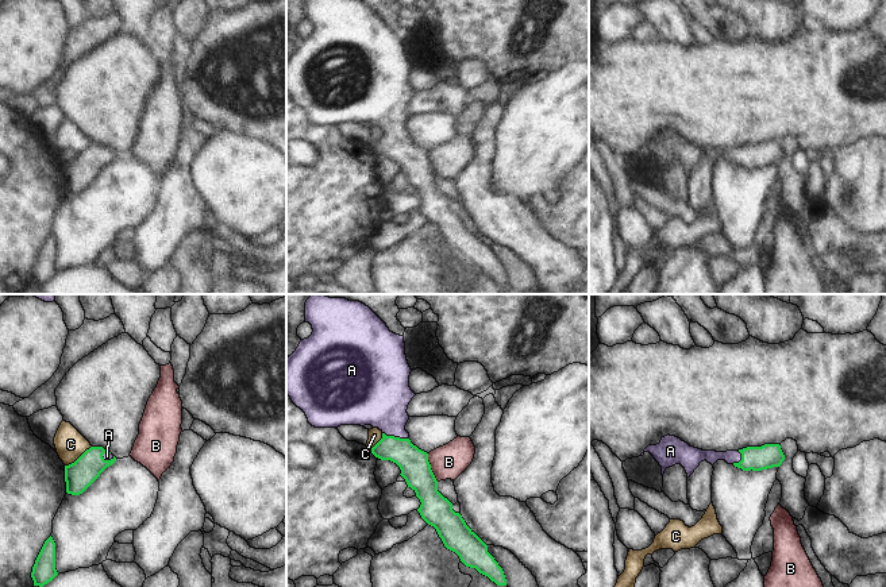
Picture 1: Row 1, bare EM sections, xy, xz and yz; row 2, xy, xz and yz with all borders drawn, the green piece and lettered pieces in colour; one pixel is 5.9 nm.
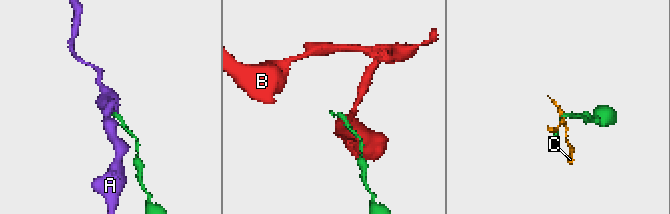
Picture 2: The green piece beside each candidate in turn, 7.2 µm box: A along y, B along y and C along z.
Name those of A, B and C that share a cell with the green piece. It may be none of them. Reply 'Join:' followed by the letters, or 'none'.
Join: A

